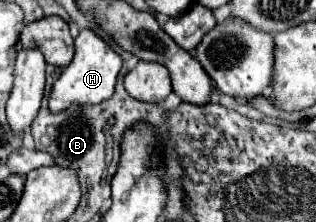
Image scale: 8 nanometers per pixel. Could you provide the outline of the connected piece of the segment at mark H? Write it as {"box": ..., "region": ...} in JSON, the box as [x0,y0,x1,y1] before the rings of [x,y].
{"box":[48,30,122,114],"region":[[[80,30],[76,42],[76,52],[72,62],[62,70],[60,78],[54,82],[48,108],[52,114],[60,114],[72,106],[86,106],[86,104],[100,104],[114,94],[116,76],[122,68],[122,58],[108,48],[108,44],[96,36],[92,30]]]}

